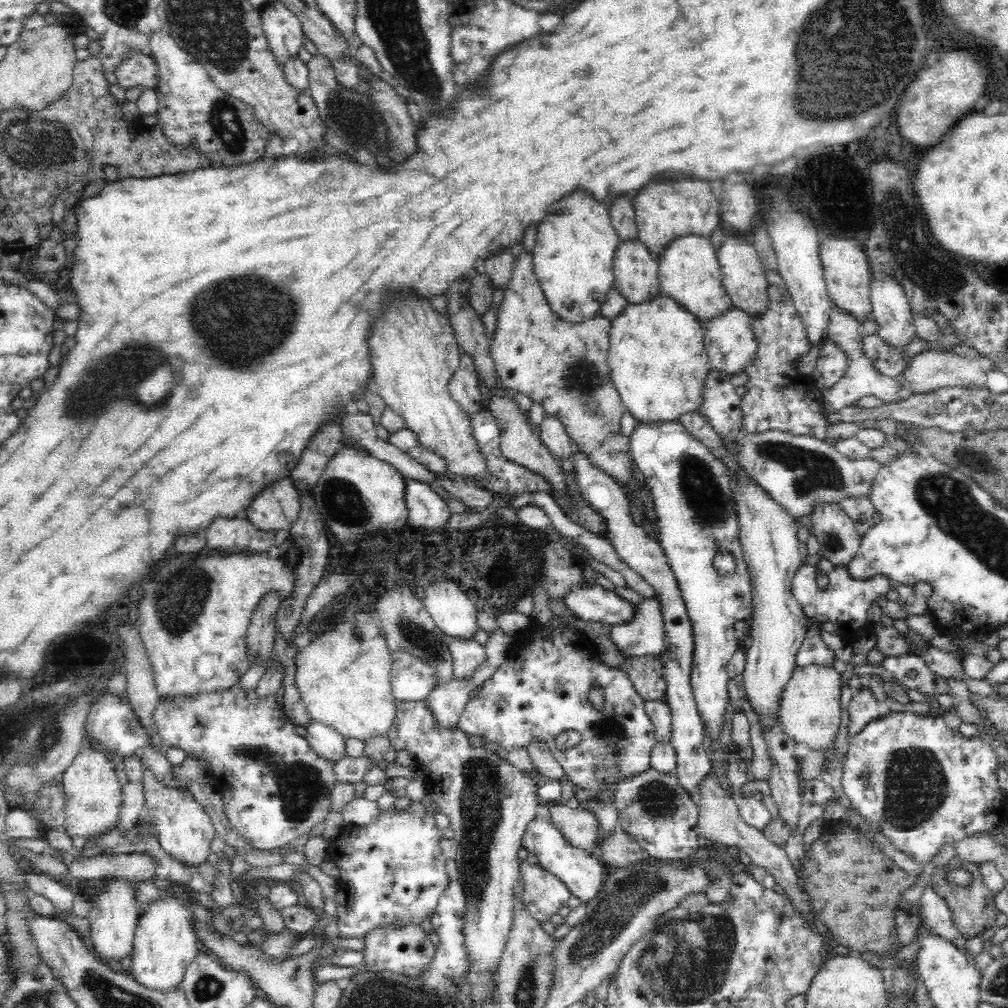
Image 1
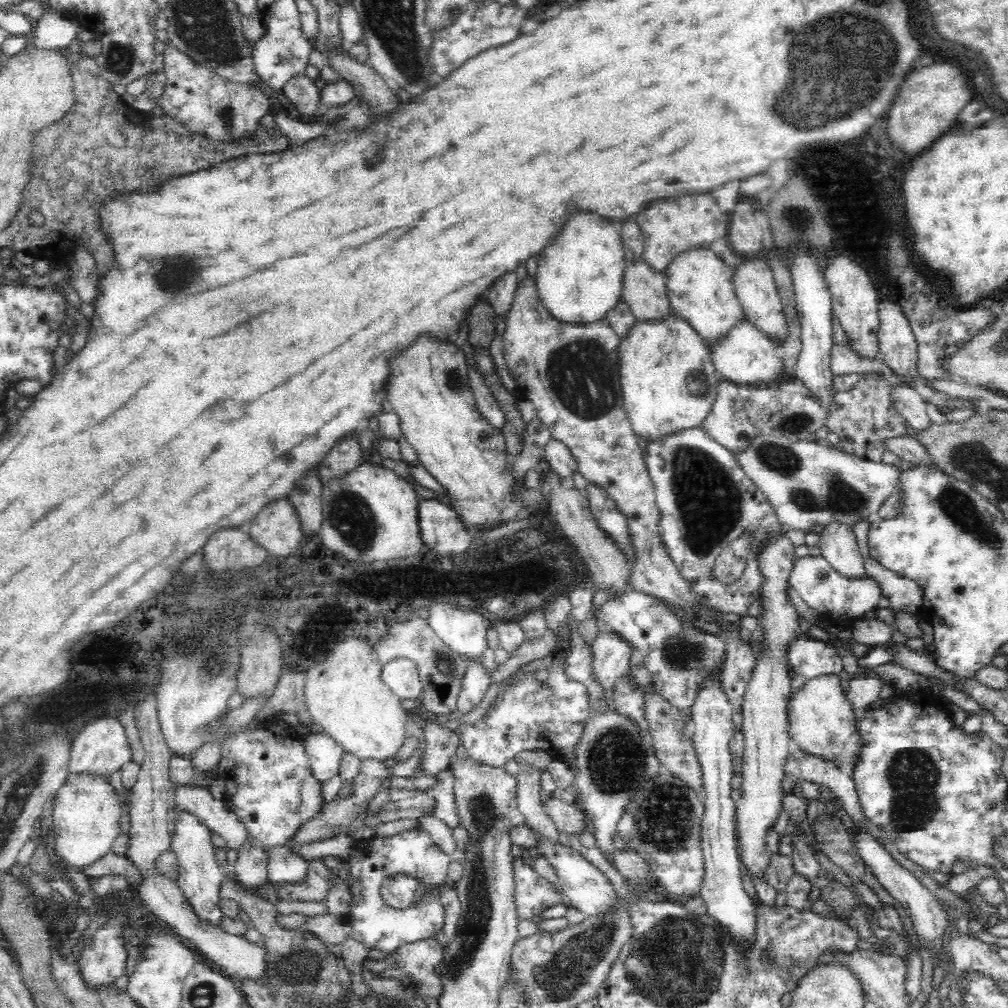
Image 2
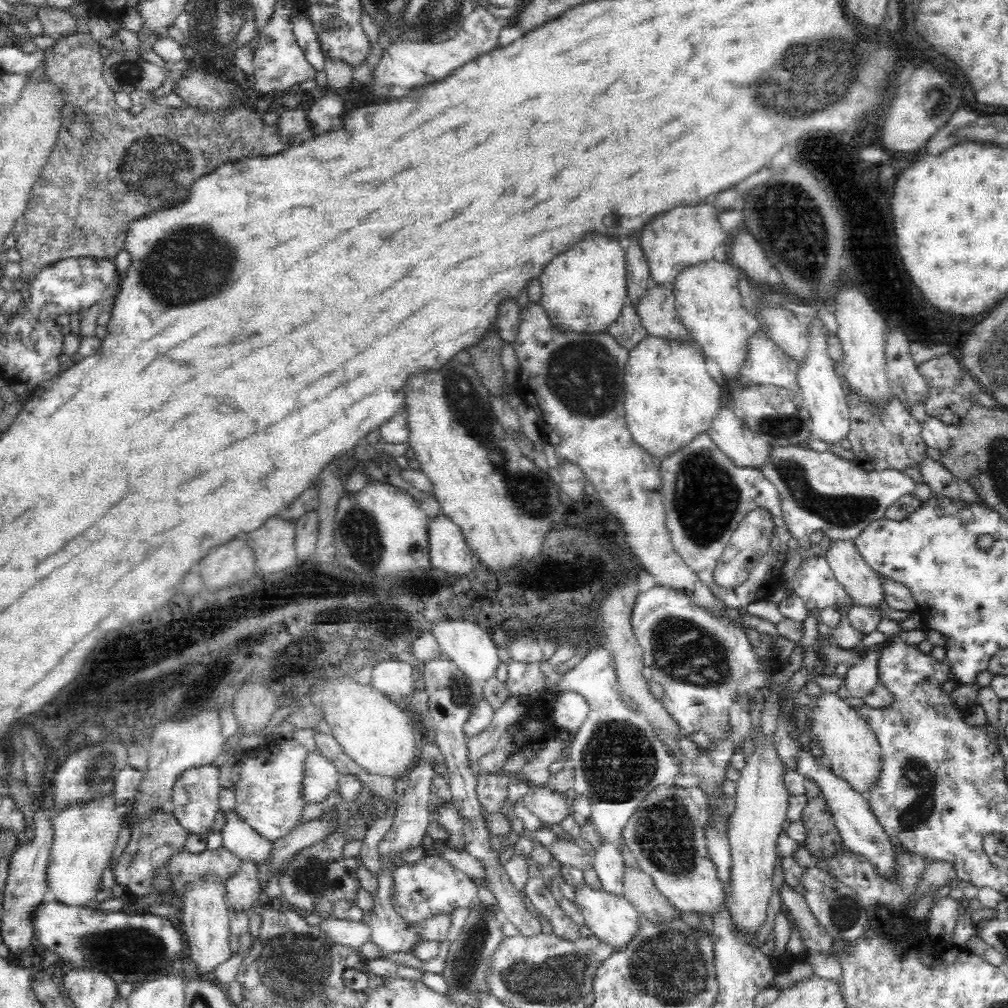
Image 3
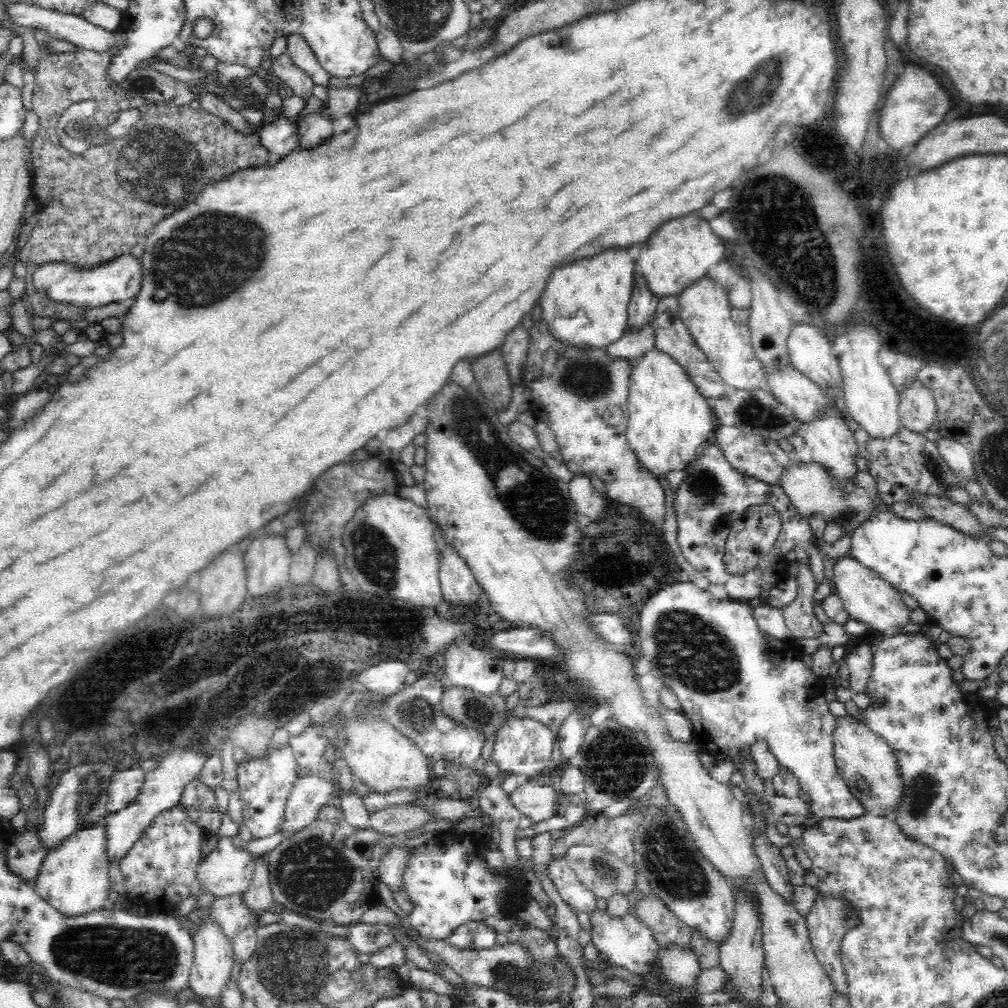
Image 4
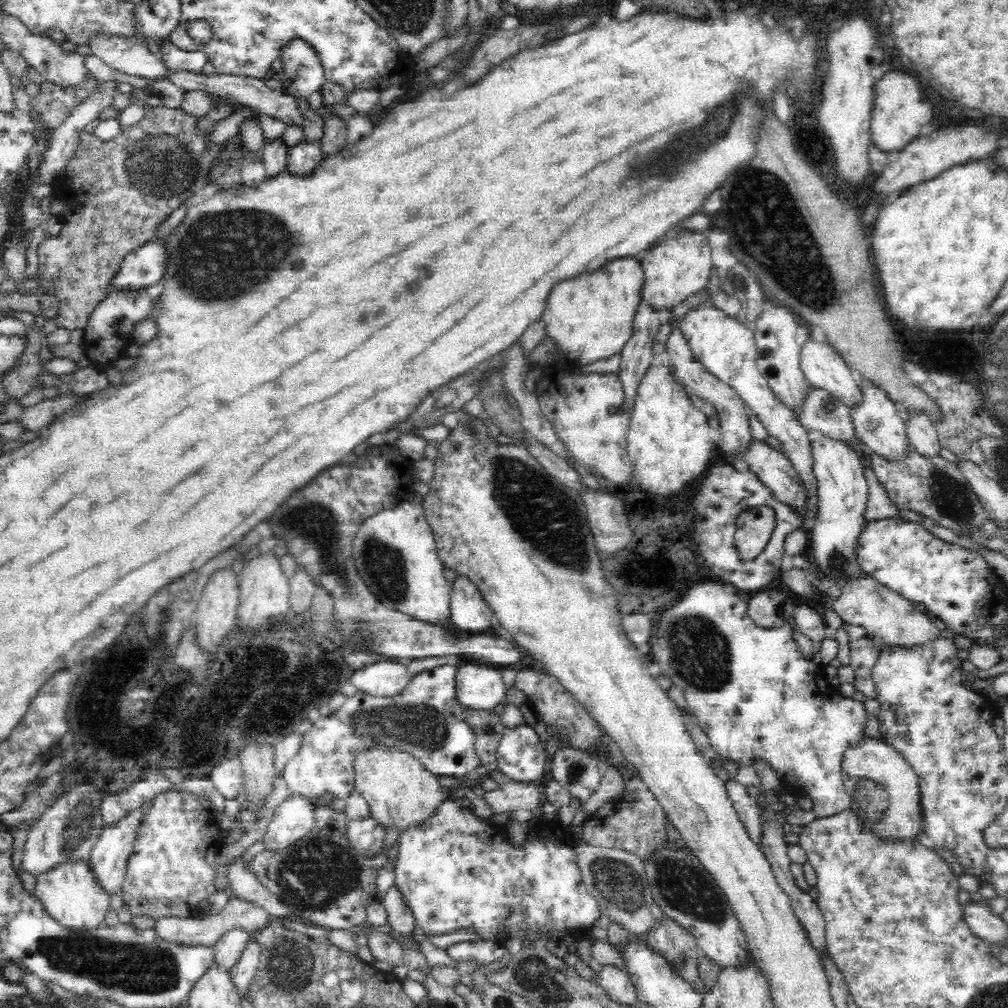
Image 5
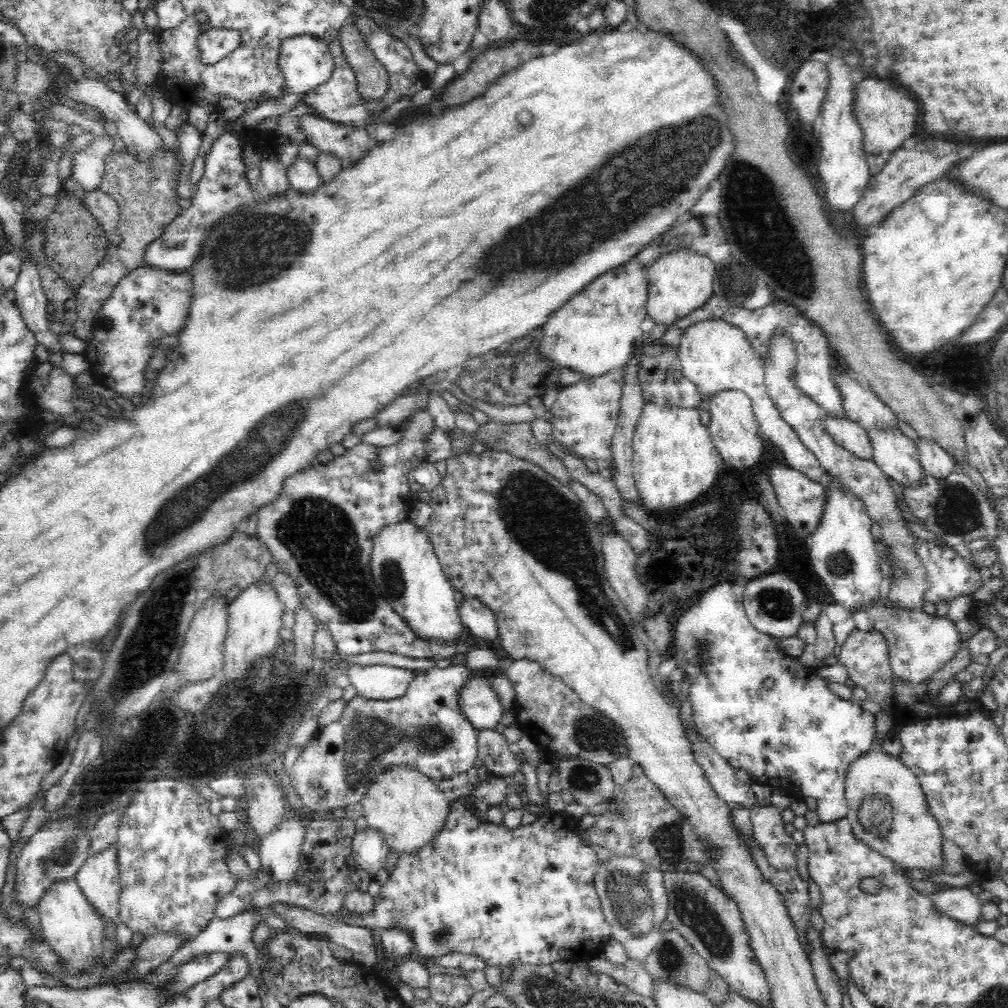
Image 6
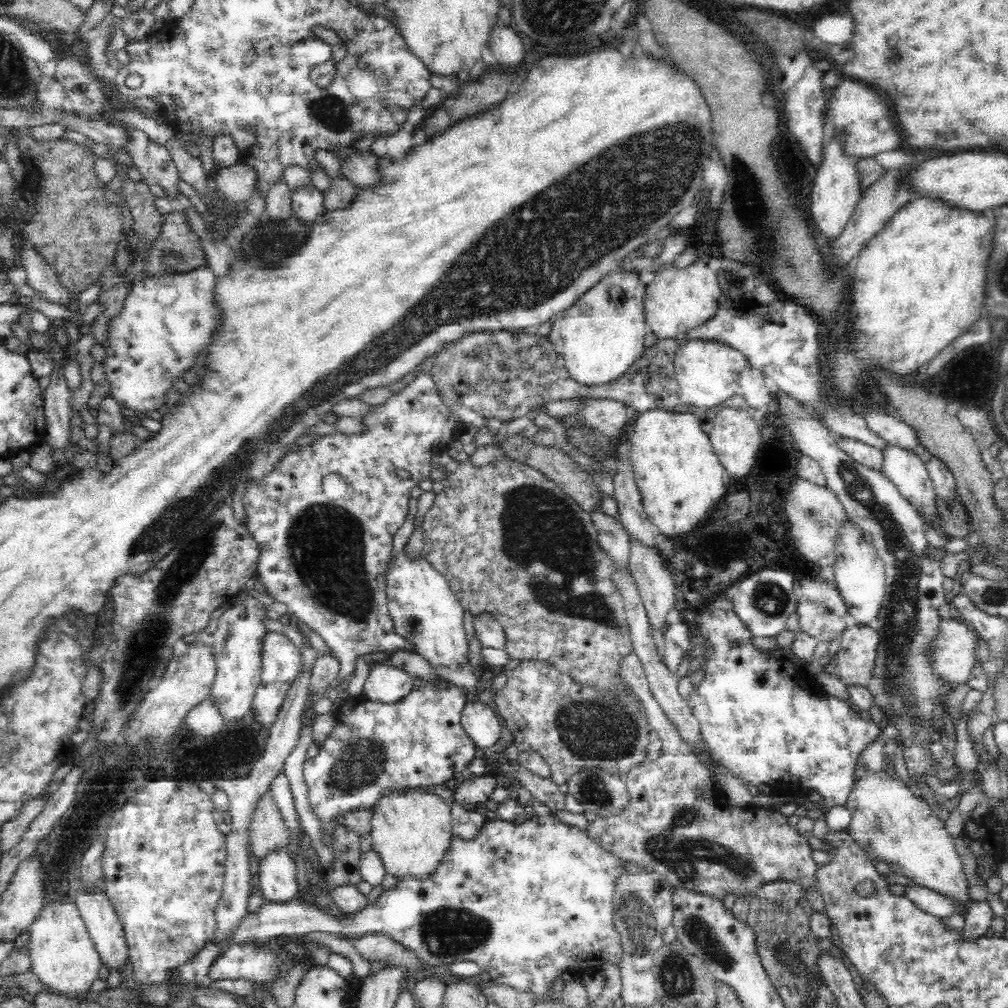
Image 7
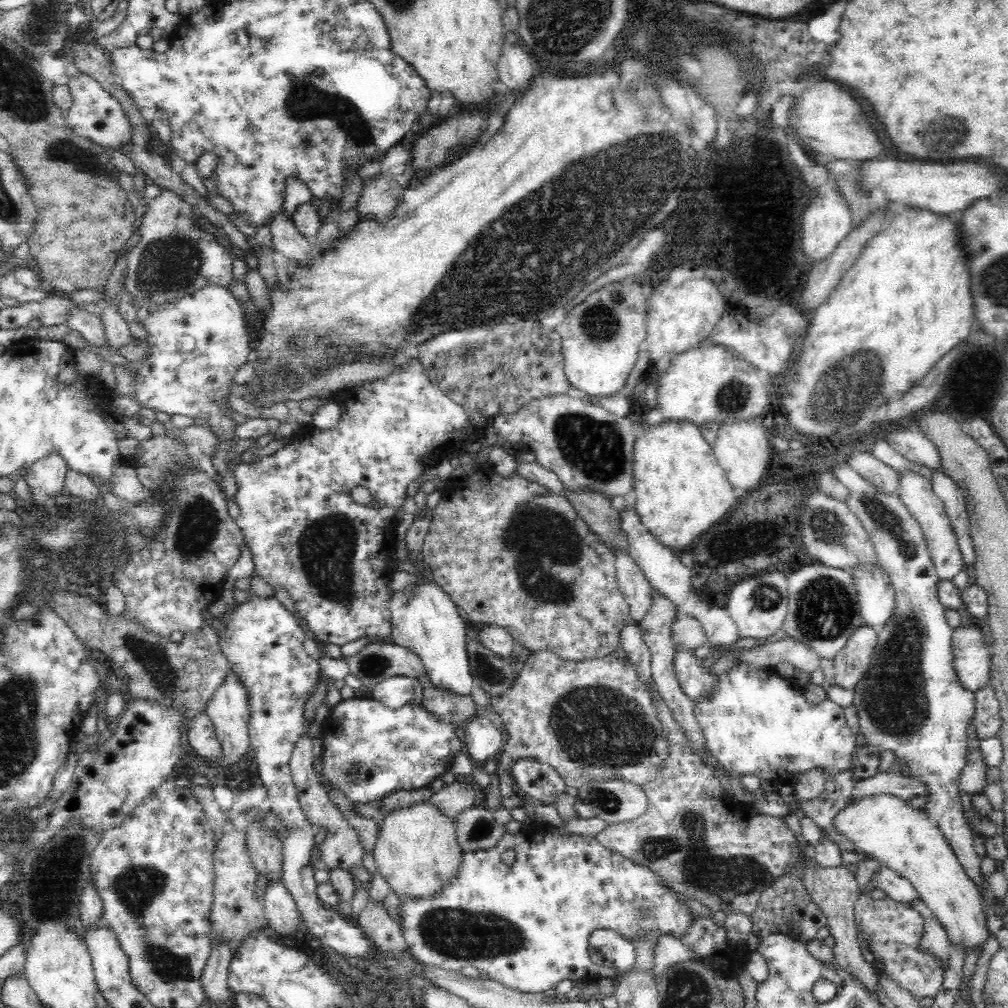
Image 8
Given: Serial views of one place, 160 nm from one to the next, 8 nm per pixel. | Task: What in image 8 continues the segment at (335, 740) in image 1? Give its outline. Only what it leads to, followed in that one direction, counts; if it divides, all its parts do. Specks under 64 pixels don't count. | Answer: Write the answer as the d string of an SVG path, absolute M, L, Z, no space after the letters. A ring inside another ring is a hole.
M283 881L268 883L263 910L266 926L274 931L274 936L292 936L299 932L302 922L294 900Z

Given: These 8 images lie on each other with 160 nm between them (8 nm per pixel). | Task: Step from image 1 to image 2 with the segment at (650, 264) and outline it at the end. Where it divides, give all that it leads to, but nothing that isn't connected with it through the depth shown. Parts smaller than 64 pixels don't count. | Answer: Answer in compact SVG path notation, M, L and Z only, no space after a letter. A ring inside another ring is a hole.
M637 260L625 266L622 300L640 322L656 322L672 315L665 274Z

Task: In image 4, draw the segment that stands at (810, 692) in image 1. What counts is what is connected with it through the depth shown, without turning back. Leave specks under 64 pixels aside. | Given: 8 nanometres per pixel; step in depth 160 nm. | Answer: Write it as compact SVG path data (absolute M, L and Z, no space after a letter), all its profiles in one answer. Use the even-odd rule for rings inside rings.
M847 714L837 718L833 731L833 750L839 774L866 813L878 807L884 817L893 820L901 805L904 782L901 781L900 765L890 745L880 735L872 732L864 722Z

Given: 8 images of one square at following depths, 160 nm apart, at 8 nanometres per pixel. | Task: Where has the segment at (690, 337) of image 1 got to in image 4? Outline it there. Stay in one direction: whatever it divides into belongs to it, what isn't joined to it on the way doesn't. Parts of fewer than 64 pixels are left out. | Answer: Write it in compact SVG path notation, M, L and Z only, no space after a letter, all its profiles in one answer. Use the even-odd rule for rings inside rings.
M652 350L637 359L629 380L628 421L626 438L640 466L655 474L656 479L665 479L674 470L684 470L696 458L705 442L713 439L717 423L708 400L699 393L695 383L688 378L687 371L670 355Z

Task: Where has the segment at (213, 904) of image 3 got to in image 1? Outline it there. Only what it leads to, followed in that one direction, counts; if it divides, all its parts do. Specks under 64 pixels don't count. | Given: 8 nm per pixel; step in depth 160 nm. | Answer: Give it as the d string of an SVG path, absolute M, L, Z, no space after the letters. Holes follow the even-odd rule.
M139 750L139 756L143 763L144 785L146 790L145 809L153 830L156 830L158 841L162 849L172 855L174 859L182 863L184 867L199 867L208 863L210 845L217 837L212 820L206 815L204 808L183 788L162 787L158 784L152 771L148 769L148 763L144 759L144 750Z

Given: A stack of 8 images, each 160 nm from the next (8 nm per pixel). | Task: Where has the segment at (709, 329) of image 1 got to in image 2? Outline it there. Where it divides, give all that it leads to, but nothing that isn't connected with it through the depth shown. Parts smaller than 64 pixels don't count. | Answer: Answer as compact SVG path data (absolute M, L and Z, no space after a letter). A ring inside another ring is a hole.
M747 320L732 327L718 344L709 348L715 372L721 379L735 383L737 386L768 382L776 384L776 380L779 382L787 380L789 375L778 350L777 344Z

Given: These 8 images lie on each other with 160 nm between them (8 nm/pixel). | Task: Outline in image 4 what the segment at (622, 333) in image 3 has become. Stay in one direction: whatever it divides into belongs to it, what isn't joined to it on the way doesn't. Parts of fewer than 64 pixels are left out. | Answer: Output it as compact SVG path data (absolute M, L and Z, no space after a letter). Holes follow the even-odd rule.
M652 325L641 328L642 332L631 332L626 329L626 334L606 347L607 354L614 359L638 359L649 351L656 350L656 330Z

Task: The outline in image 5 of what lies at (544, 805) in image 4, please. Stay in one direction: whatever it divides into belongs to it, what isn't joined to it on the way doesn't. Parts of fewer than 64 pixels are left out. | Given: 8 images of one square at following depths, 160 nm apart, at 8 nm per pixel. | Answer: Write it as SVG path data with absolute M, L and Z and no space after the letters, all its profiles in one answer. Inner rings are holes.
M506 780L496 790L485 792L484 801L490 805L492 812L504 813L508 810L540 808L540 792L530 783Z

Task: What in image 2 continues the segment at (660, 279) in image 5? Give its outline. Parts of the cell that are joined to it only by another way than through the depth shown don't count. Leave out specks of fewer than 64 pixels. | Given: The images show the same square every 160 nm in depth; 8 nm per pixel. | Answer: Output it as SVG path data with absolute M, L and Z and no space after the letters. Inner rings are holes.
M710 193L680 195L676 200L656 200L646 210L636 214L636 224L645 242L643 260L660 274L665 273L666 267L681 251L710 249L716 238L726 238L729 229L727 212L720 210Z

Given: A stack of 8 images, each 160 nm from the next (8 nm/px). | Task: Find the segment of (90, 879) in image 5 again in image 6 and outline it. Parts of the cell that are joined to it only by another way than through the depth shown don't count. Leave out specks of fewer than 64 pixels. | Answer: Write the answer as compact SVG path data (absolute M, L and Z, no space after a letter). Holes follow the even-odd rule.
M74 877L53 883L40 900L37 910L44 942L63 958L72 977L76 971L91 967L102 956L104 920L88 903Z

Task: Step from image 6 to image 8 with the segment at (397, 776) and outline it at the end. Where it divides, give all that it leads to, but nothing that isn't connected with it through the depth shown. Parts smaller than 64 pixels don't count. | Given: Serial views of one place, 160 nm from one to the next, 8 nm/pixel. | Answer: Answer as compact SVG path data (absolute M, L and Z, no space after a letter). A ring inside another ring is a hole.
M430 803L397 808L384 818L373 856L377 872L399 898L432 898L457 873L464 854L456 835L455 822Z

